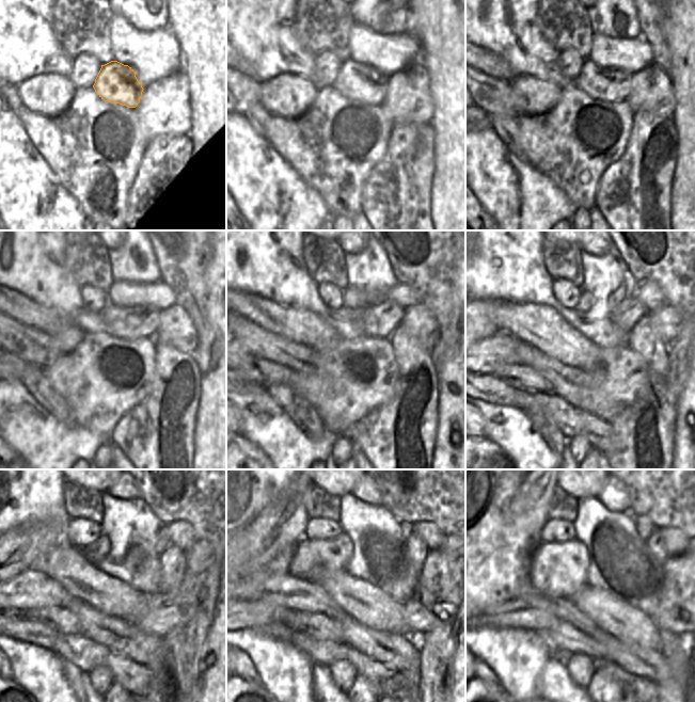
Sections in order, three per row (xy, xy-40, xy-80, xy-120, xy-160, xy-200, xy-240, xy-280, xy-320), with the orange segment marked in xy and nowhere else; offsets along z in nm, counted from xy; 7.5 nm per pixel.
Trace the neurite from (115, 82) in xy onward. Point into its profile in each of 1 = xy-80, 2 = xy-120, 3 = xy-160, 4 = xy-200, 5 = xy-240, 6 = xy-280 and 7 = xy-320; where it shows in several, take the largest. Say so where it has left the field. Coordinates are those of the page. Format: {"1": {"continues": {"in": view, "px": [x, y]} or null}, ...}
{"1": {"continues": {"in": "xy-80", "px": [605, 83]}}, "2": {"continues": {"in": "xy-120", "px": [130, 322]}}, "3": {"continues": {"in": "xy-160", "px": [379, 320]}}, "4": {"continues": {"in": "xy-200", "px": [630, 310]}}, "5": {"continues": {"in": "xy-240", "px": [163, 542]}}, "6": {"continues": {"in": "xy-280", "px": [406, 527]}}, "7": {"continues": {"in": "xy-320", "px": [644, 525]}}}

